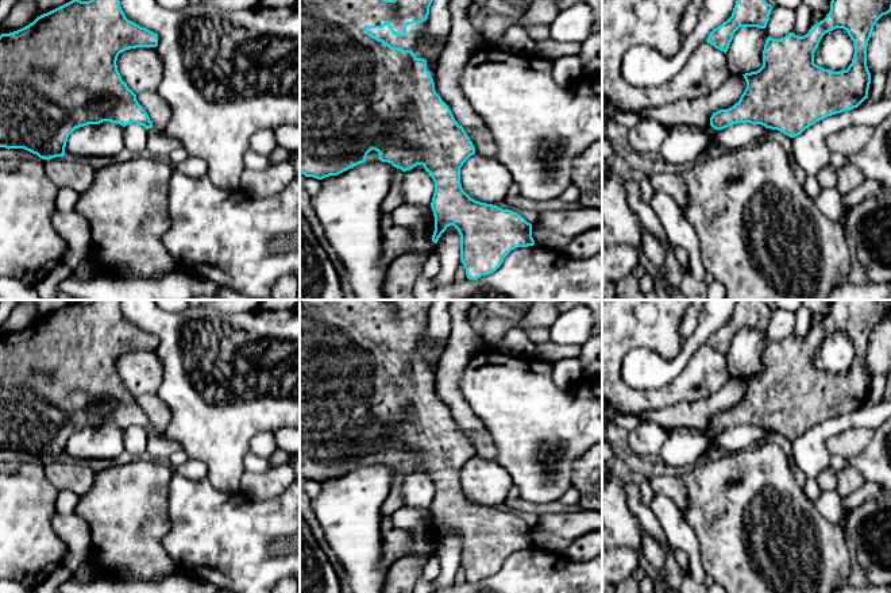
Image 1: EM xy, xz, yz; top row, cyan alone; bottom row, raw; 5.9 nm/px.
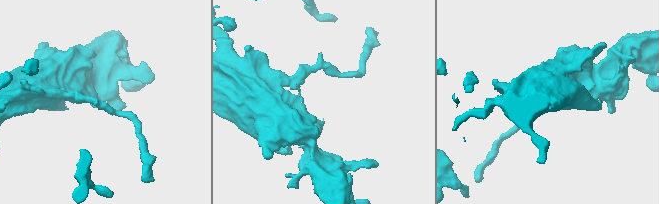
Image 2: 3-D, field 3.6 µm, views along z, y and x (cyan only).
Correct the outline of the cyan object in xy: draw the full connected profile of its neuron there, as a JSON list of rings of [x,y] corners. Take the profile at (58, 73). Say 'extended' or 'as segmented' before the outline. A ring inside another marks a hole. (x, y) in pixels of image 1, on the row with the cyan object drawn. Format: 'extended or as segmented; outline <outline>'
extended; outline [[[72,0],[38,16],[28,26],[0,35],[0,147],[24,149],[42,159],[65,155],[69,135],[80,127],[117,123],[123,127],[136,123],[147,130],[146,151],[155,158],[167,158],[182,147],[176,138],[165,136],[138,103],[136,95],[122,80],[117,70],[120,53],[136,47],[157,47],[153,31],[128,20],[120,0]]]

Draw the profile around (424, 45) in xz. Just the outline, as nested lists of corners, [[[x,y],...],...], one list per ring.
[[[427,28],[420,35],[420,39],[417,42],[417,50],[425,57],[425,59],[431,65],[435,62],[436,54],[435,54],[433,43],[431,41],[431,36]]]

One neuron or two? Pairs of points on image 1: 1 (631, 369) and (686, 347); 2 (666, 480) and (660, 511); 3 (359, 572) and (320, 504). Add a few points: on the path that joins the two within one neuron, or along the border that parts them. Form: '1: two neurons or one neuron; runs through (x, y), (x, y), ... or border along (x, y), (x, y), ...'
1: one neuron; runs through (645, 369), (670, 369), (677, 362)
2: two neurons; border along (654, 492), (663, 493), (685, 516)
3: one neuron; runs through (359, 555), (357, 540), (336, 520)

